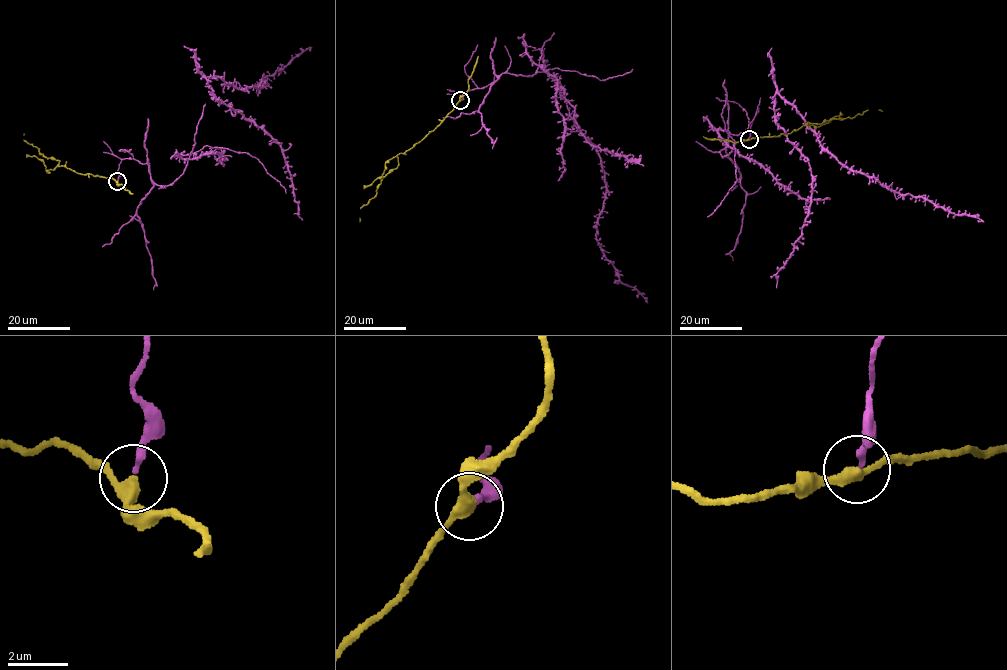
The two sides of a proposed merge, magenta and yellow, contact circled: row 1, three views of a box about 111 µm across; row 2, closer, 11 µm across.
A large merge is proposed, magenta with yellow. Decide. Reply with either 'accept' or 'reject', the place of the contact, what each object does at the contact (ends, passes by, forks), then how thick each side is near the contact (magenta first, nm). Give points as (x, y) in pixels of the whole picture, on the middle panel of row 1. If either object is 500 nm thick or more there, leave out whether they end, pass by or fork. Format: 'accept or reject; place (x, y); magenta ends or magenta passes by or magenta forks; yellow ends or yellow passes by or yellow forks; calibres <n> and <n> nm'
reject; place (460, 100); magenta ends; yellow passes by; calibres 200 and 360 nm

